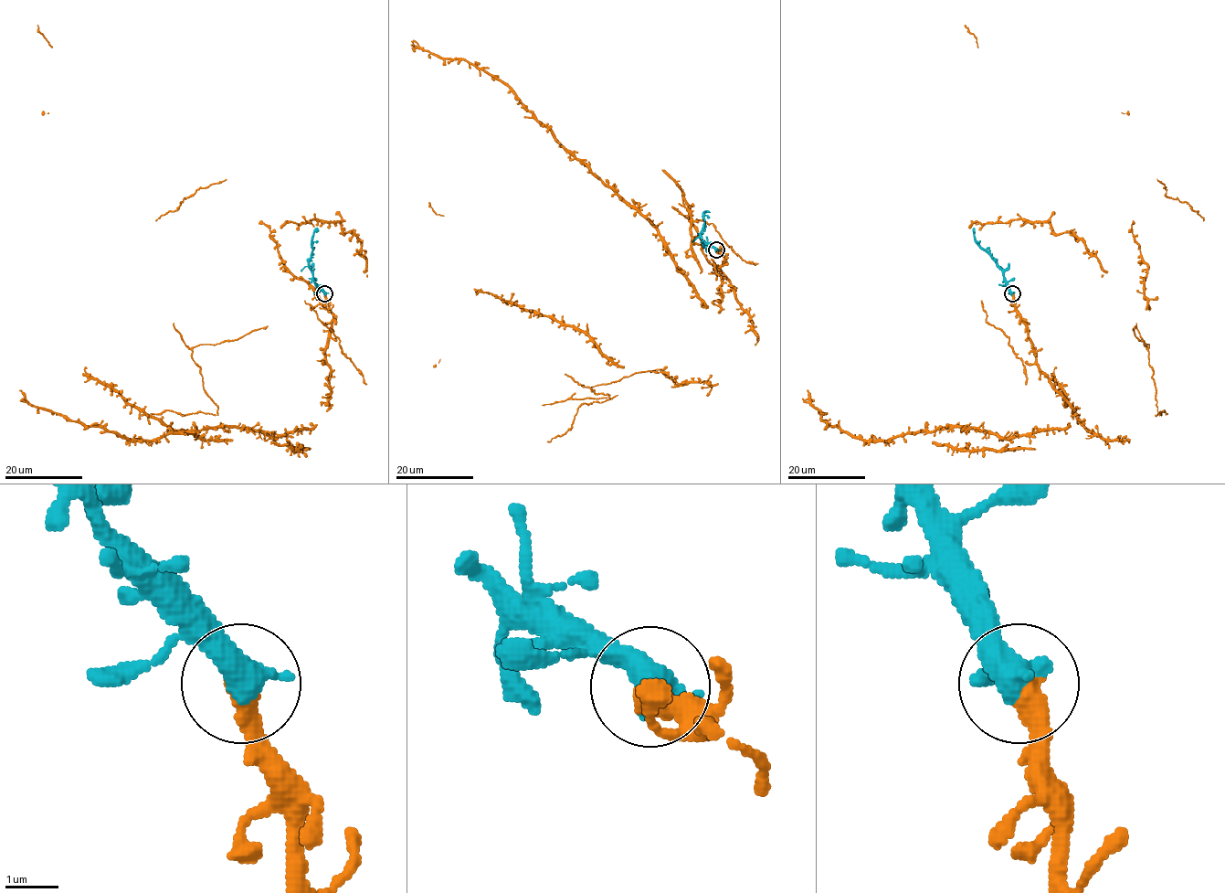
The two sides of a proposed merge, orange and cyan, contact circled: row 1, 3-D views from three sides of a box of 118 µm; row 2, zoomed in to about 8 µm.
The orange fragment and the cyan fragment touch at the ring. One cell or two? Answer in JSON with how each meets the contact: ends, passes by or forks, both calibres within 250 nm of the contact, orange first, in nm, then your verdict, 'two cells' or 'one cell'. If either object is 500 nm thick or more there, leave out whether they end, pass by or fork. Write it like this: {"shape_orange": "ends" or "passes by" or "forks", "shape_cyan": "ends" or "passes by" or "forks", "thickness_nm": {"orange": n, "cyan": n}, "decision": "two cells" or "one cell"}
{"thickness_nm": {"orange": 440, "cyan": 600}, "decision": "one cell"}

